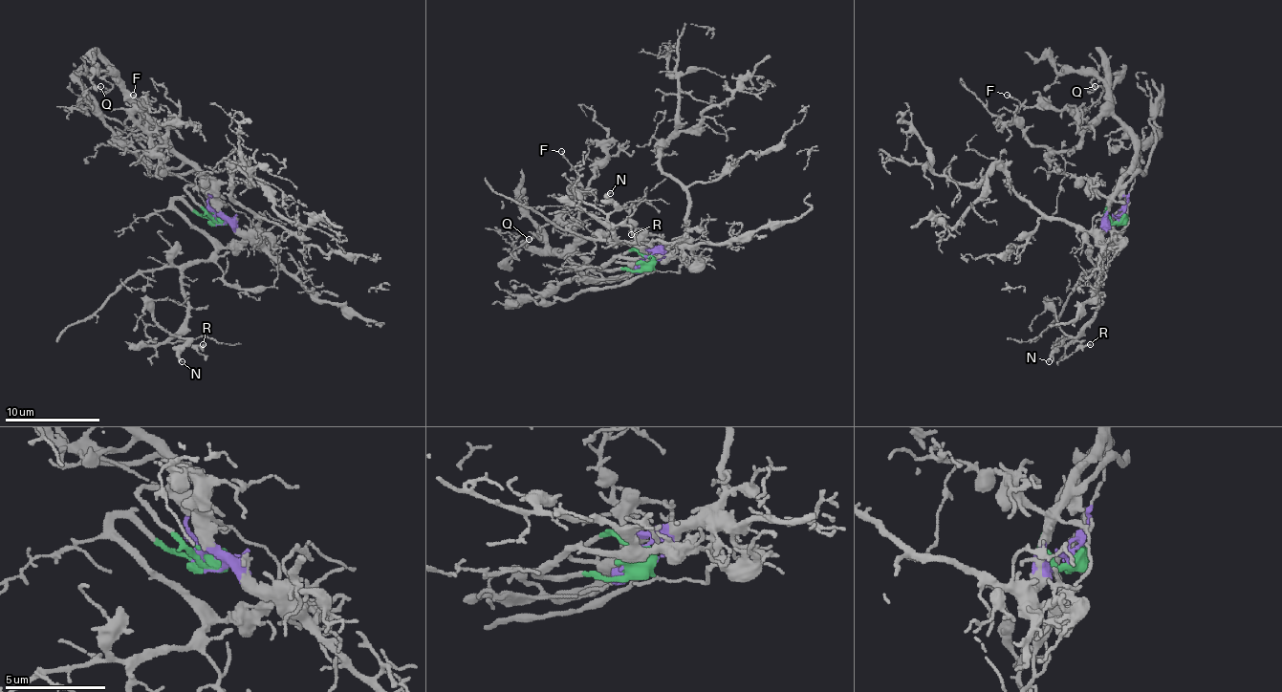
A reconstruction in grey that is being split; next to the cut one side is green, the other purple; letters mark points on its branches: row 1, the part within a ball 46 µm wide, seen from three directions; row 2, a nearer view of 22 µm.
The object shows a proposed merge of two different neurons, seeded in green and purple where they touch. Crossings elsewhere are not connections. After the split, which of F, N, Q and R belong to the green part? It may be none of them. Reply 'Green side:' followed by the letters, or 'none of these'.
Green side: N, R

